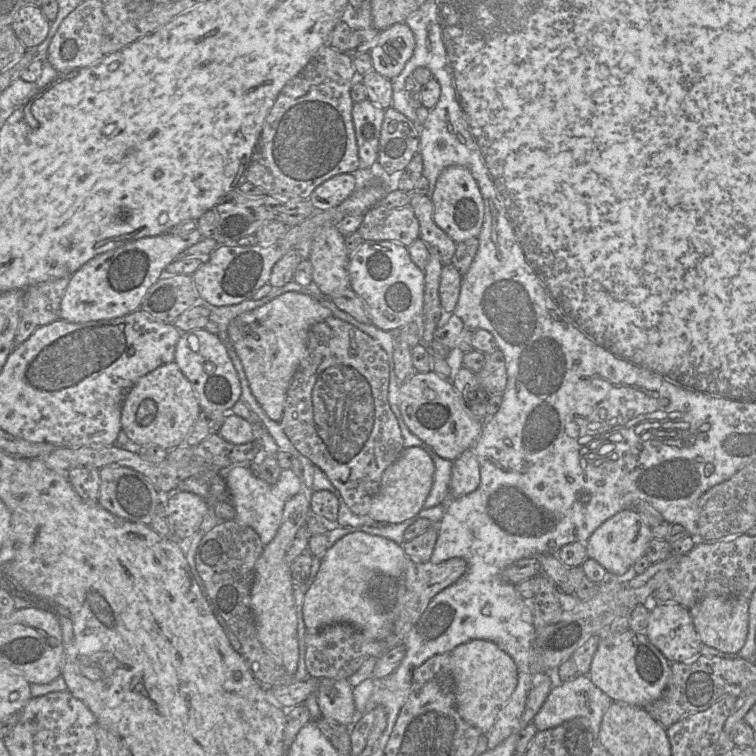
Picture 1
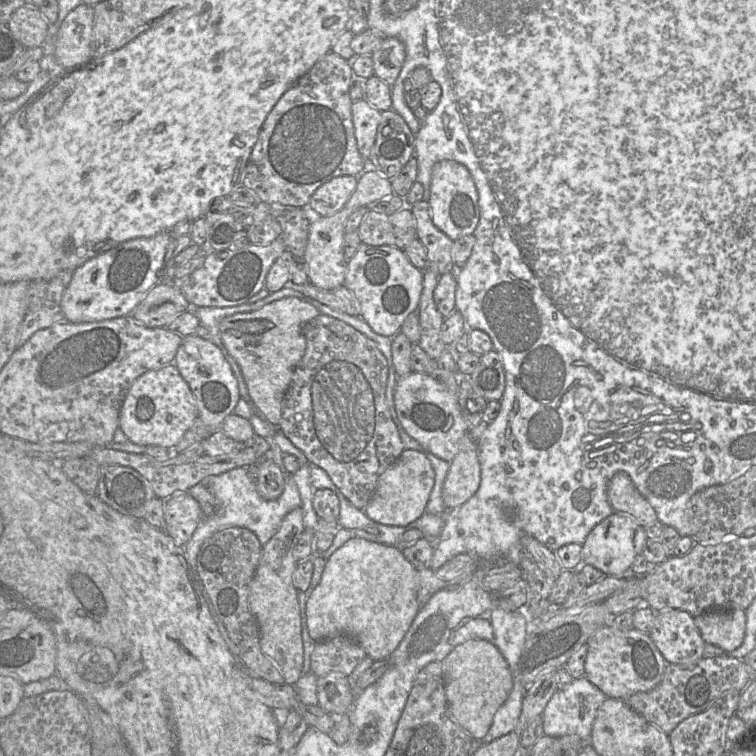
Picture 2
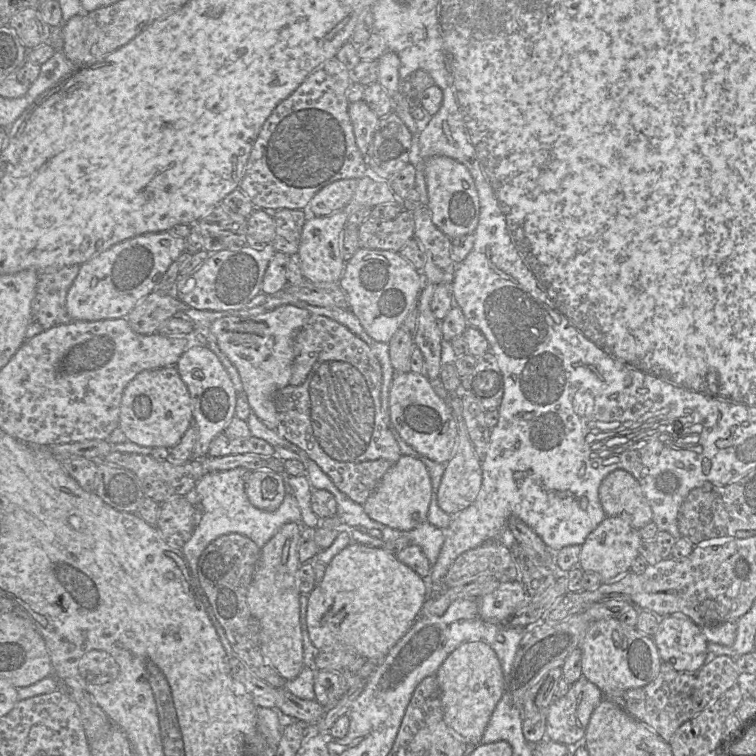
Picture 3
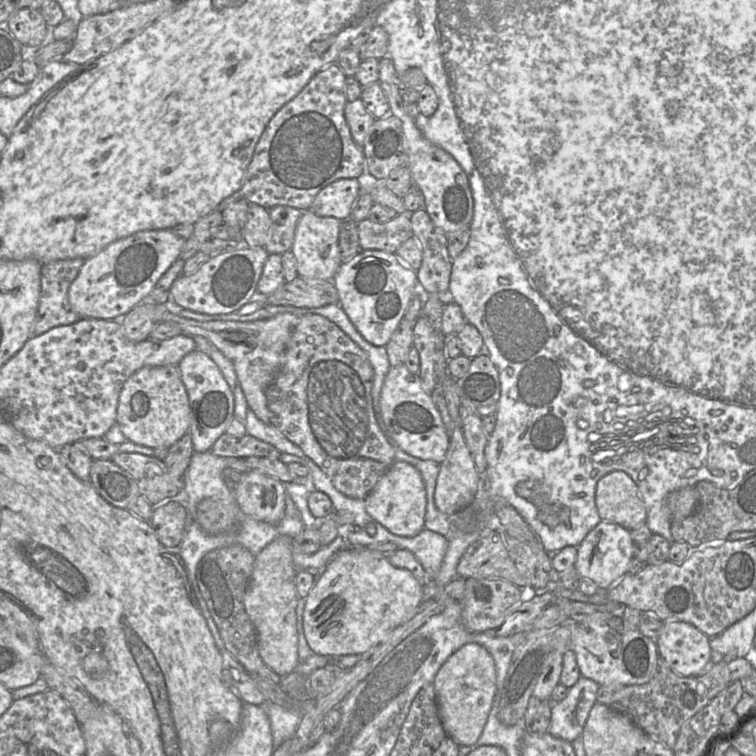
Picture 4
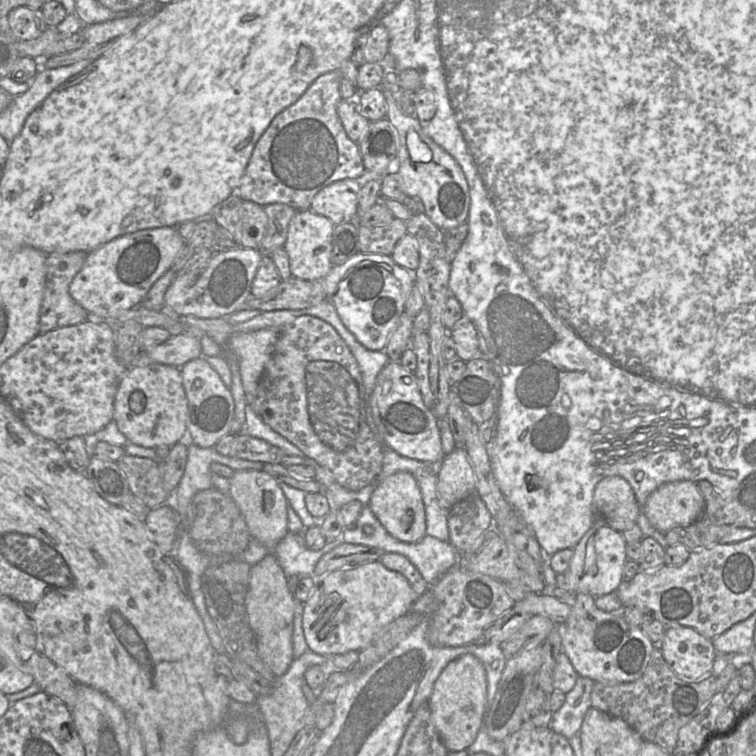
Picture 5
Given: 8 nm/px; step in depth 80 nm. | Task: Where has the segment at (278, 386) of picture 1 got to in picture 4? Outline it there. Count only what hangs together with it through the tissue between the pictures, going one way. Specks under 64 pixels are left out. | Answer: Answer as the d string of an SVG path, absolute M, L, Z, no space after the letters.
M167 309L161 314L160 322L171 322L181 329L183 334L195 337L202 336L209 340L234 365L238 384L245 395L248 407L257 418L269 426L276 427L278 418L267 406L265 391L274 380L285 355L290 334L299 318L292 313L284 312L274 317L255 321L212 320L201 322L172 314Z

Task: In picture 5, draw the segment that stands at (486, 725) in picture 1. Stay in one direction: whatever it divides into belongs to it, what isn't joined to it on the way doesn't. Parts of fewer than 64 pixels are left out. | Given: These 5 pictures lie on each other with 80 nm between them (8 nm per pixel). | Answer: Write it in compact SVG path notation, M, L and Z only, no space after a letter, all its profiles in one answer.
M463 654L449 662L436 679L428 704L435 729L449 752L467 750L475 741L483 725L486 697L486 671L472 654Z

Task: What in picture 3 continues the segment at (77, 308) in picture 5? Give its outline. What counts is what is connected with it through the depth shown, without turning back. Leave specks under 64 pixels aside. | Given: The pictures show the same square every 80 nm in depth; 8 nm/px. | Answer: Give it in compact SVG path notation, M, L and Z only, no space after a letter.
M70 265L39 271L25 341L54 326L72 321L66 308L66 296L79 267Z

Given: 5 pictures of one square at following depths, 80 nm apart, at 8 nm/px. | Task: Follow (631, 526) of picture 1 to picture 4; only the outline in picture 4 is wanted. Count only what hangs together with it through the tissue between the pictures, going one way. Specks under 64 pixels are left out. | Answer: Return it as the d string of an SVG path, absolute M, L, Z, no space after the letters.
M601 520L577 547L574 568L580 577L590 578L601 591L606 591L628 573L629 563L633 558L633 543L629 530Z

